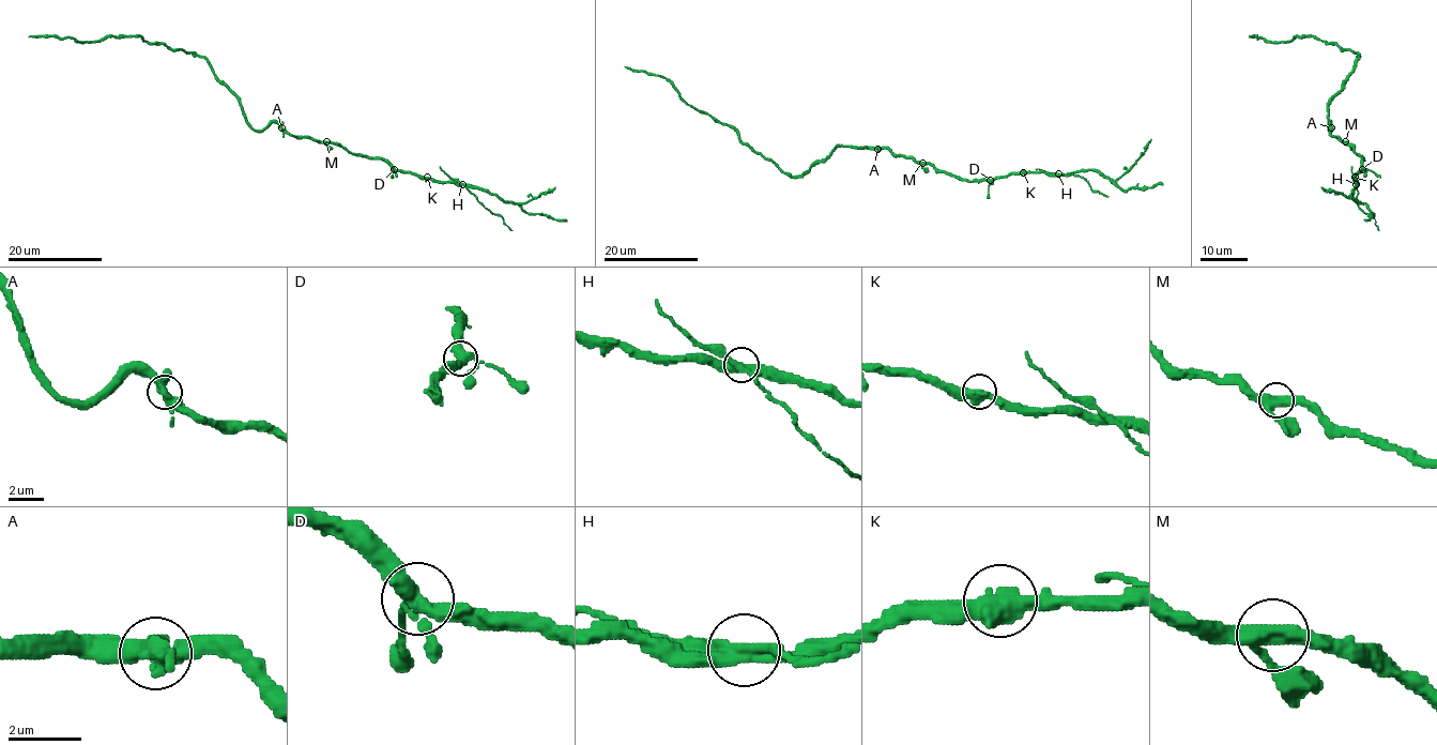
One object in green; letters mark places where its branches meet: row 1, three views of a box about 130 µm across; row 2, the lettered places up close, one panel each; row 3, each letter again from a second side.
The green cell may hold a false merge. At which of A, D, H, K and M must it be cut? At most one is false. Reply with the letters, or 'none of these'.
H

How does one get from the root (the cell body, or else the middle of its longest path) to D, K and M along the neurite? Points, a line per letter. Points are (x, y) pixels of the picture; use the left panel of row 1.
D: (272, 123), (279, 124), (291, 135), (337, 142), (351, 152), (385, 160), (394, 169)
K: (272, 123), (279, 124), (291, 135), (337, 142), (351, 152), (386, 160), (397, 170), (427, 177)
M: (272, 123), (279, 124), (291, 135), (326, 141)

